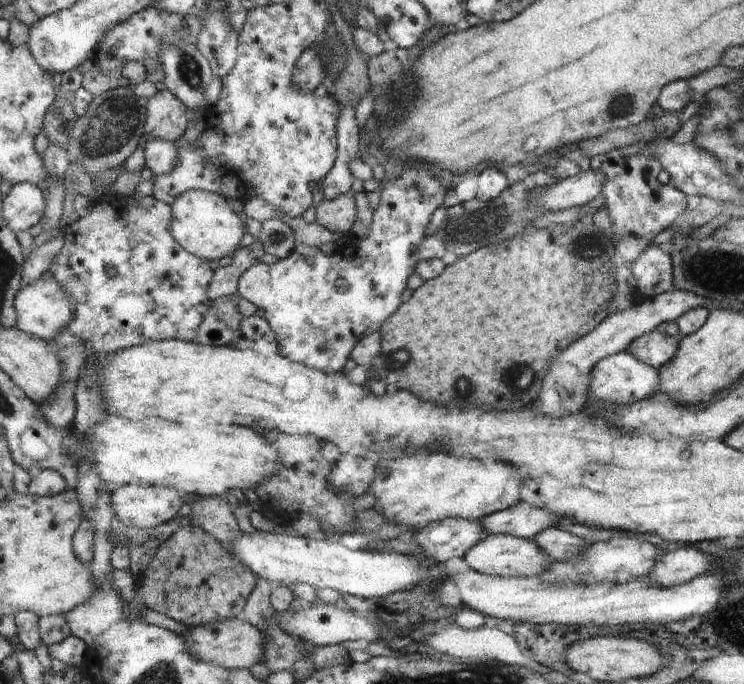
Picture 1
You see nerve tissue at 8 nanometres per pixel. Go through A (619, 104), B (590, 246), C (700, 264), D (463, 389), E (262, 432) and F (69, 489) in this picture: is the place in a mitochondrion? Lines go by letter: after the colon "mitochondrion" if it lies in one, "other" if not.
A: mitochondrion
B: mitochondrion
C: mitochondrion
D: mitochondrion
E: other
F: other

